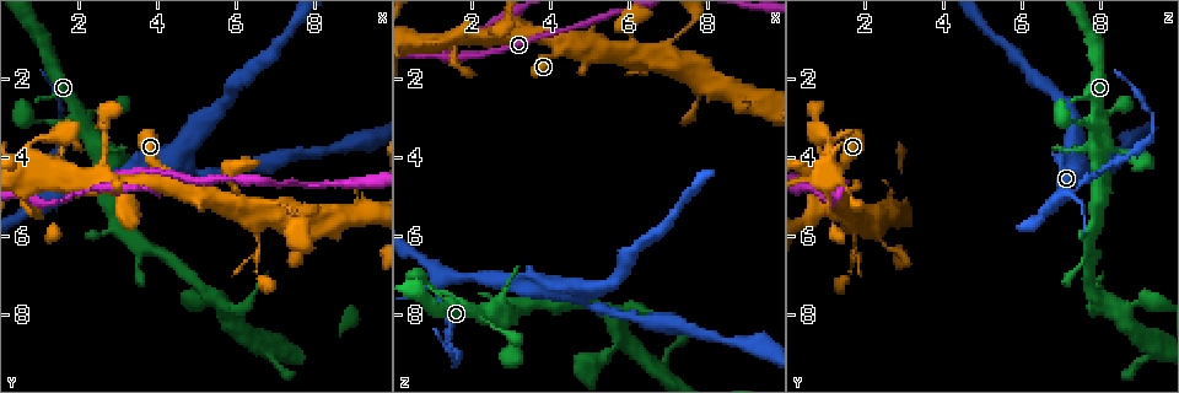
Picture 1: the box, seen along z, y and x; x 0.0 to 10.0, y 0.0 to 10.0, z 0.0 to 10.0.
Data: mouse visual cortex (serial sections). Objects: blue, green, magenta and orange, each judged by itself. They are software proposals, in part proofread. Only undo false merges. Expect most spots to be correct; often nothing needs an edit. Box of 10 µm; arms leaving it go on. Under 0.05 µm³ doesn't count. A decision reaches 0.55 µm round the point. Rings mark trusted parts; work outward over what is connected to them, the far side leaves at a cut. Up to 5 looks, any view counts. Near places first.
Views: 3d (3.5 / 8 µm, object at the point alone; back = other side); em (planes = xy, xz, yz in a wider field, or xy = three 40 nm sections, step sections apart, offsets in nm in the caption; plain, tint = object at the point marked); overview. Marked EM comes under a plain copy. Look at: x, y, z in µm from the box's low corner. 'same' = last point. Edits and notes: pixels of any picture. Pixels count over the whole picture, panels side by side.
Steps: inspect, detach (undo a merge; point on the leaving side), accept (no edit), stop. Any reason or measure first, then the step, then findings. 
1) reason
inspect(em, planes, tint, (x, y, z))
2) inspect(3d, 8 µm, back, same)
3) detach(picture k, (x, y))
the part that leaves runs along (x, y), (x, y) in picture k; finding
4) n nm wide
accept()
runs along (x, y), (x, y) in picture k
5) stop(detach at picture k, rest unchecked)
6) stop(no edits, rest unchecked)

abrupt turn
inspect(3d, 3.5 µm, (1.30, 5.00, 7.05))

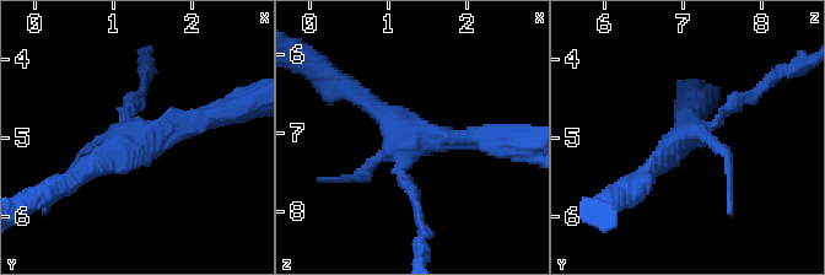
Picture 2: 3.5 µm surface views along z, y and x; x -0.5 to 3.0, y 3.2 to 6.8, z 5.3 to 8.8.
inspect(em, xy, step 1, tint, (1.40, 5.00, 7.10))

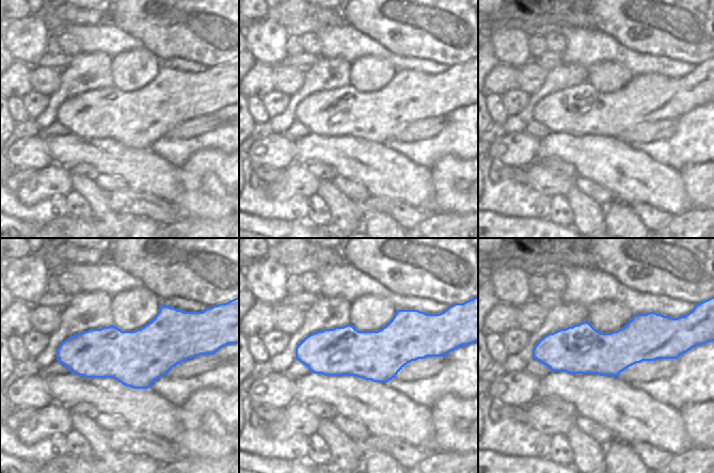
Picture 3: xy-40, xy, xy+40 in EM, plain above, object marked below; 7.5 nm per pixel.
accept()
runs along (668, 351), (542, 351), (535, 356) in picture 3; continuous, no second cell

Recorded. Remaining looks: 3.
sharp bend
inspect(3d, 3.5 µm, (0.90, 4.85, 1.40))

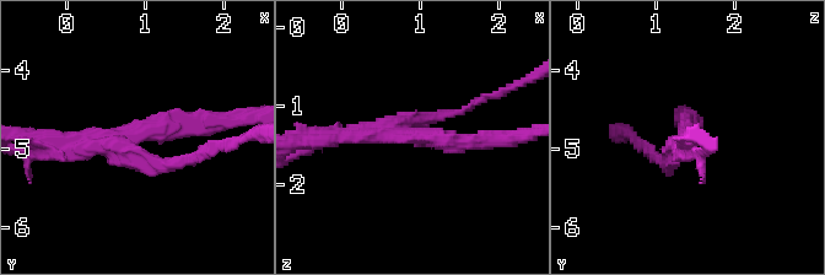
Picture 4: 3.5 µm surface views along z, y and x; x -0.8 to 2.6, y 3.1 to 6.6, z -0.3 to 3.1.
3 arms; arms of 150, 200, 250 nm; now the EM
inspect(em, xy, step 2, tint, (0.85, 4.85, 1.35))

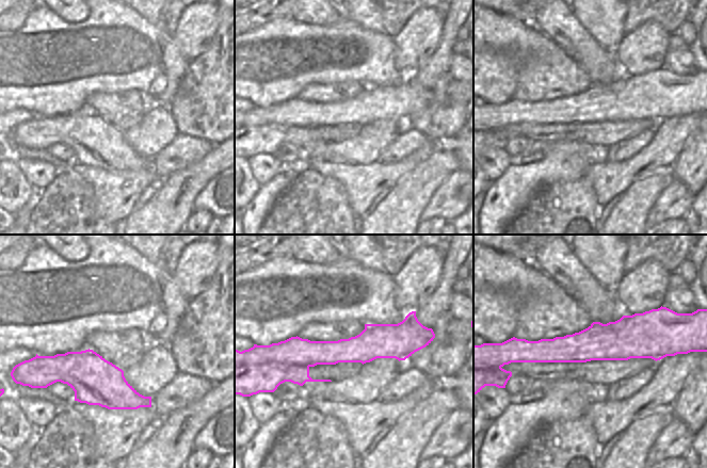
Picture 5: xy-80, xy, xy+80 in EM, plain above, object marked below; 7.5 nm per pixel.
inspect(em, xy, step 1, tint, same)

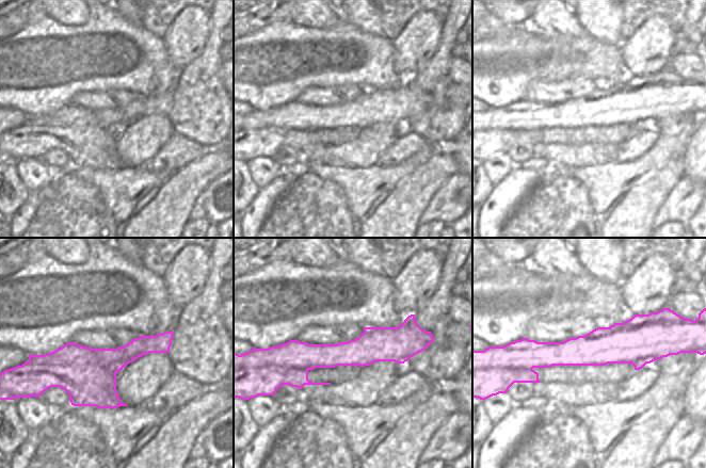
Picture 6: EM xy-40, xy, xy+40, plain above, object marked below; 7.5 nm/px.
detach(picture 4, (451, 113))
border along (34, 362), (93, 364), (116, 371) in picture 6; a second cell is stuck on

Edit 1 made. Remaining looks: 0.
stop(detach at picture 4, rest unchecked)

